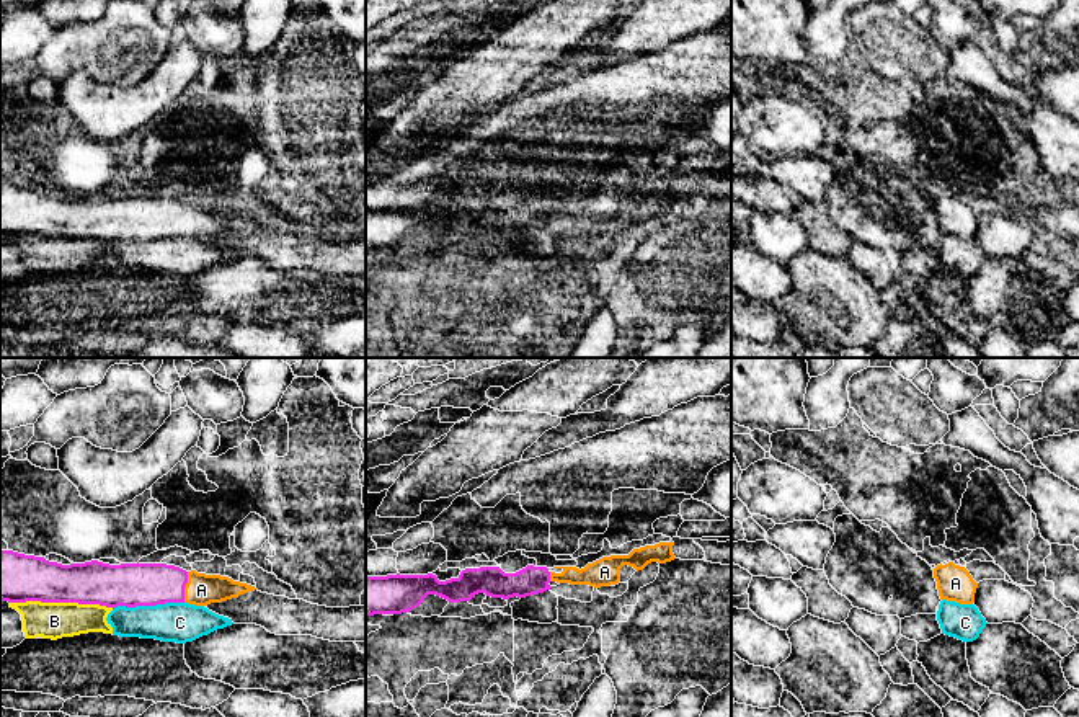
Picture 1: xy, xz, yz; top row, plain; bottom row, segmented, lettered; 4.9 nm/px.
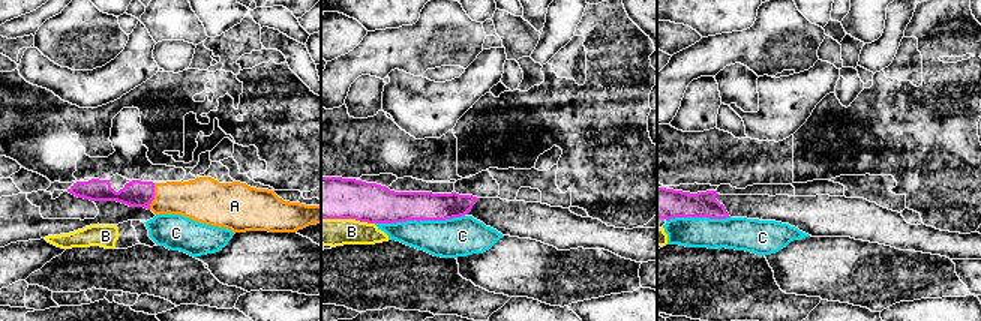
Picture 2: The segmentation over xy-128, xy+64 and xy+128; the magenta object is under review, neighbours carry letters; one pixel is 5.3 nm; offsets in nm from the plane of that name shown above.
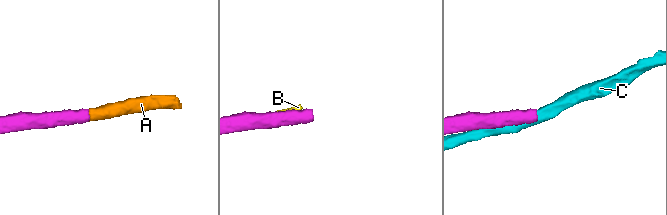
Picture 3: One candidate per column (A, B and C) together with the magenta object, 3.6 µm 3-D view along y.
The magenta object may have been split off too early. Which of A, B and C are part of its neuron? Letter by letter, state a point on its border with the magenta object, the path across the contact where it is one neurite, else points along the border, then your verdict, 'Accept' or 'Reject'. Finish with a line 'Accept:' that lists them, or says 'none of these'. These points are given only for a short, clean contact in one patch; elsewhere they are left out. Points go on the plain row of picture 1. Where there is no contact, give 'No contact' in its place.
A: Touches magenta at xy (185, 219). Path across: xy (137, 218), (185, 219), (201, 224). Accept
B: Touches magenta at xy (62, 236). Reject
C: Touches magenta at xy (147, 239). Reject
Accept: A

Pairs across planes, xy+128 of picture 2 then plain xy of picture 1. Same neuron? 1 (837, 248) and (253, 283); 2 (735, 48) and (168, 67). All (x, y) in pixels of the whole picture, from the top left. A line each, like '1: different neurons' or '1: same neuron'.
1: same neuron
2: different neurons

